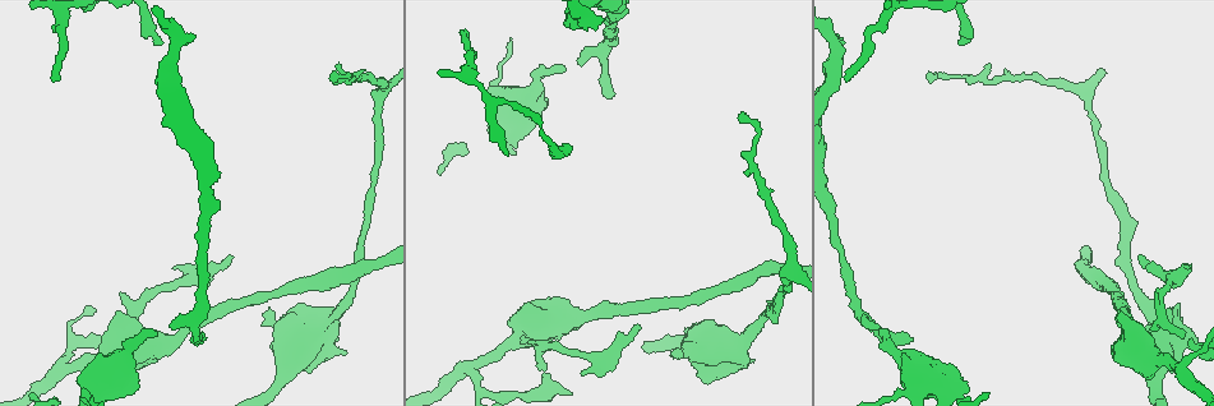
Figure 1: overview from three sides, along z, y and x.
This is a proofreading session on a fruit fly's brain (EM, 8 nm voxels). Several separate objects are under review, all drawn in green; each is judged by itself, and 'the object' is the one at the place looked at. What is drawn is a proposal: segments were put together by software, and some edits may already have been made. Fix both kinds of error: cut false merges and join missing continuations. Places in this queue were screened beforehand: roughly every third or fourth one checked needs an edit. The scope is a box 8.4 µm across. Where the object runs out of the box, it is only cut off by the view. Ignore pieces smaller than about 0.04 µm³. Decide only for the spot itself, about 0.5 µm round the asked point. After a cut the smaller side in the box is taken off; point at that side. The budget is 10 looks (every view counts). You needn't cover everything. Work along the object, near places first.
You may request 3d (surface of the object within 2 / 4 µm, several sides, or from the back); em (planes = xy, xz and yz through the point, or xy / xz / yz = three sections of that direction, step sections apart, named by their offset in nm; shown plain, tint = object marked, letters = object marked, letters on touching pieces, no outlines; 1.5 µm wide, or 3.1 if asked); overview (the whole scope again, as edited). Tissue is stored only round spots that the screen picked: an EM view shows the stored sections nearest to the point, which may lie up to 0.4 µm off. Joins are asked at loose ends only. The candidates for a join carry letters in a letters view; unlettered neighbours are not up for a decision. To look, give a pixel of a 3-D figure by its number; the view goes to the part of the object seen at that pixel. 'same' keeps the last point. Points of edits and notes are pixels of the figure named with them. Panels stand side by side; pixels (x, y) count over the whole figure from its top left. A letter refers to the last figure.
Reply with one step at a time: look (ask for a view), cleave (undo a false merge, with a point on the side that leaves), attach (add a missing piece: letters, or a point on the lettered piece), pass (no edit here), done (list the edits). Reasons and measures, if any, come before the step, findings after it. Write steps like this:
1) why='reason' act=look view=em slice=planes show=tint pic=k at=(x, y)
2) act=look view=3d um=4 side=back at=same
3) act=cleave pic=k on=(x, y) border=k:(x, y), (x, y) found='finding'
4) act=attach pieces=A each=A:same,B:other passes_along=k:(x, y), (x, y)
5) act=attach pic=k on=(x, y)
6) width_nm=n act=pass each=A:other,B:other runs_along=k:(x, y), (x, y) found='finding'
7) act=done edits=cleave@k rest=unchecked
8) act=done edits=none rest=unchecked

act=look view=em slice=yz step=8 show=tint pic=1 at=(227, 256)

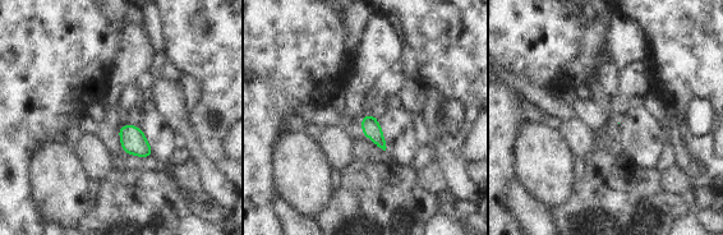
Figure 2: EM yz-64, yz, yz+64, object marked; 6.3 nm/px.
why='another direction' act=look view=em slice=planes show=letters at=same

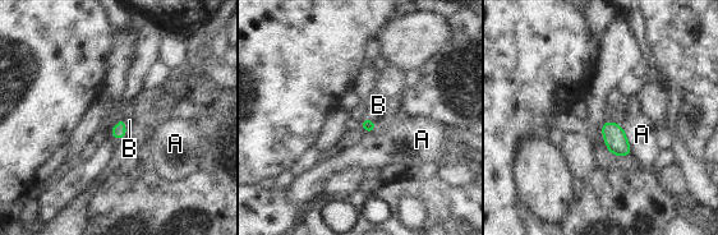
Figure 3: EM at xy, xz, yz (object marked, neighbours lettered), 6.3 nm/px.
act=attach pic=3 on=(378, 105) each=A:other,B:same passes_along=3:(367, 124), (371, 120), (378, 105) found='it goes on there'

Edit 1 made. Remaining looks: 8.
why='abrupt turn' act=look view=3d um=4 pic=1 at=(1180, 365)

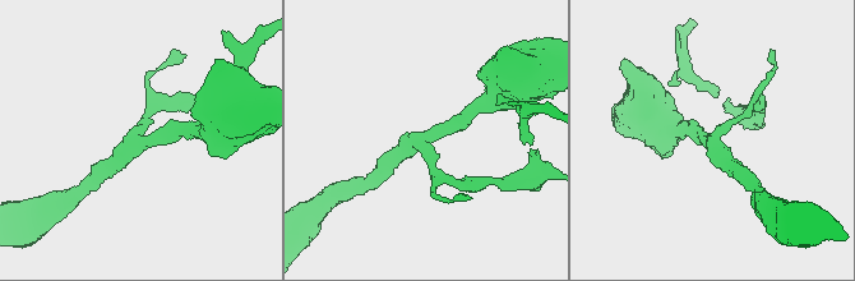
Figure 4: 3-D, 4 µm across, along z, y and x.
arms=3 why='need the tissue' act=look view=em slice=planes show=letters pic=4 at=(426, 138)

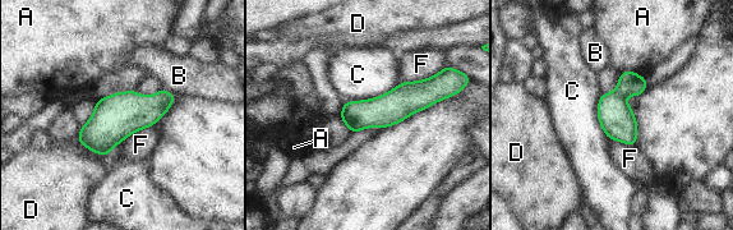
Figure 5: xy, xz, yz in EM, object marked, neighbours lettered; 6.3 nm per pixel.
act=cleave pic=5 on=(630, 83) each=A:other,B:other,C:other,D:other,F:other border=5:(613, 91), (622, 99) found='two cells meet here'

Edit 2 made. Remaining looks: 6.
act=look view=overview

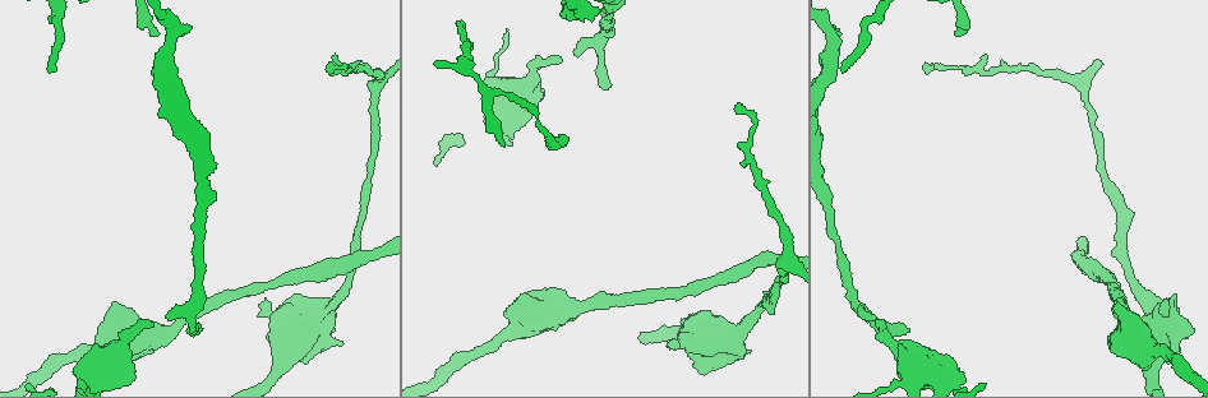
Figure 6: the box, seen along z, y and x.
why='free end' act=look view=em slice=planes show=letters pic=6 at=(876, 318)

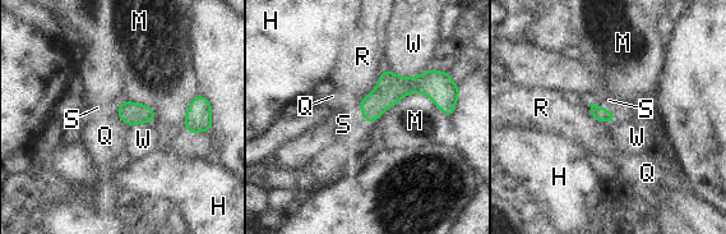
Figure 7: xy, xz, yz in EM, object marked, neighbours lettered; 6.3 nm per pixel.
act=pass each=H:other,M:other,Q:other,R:other,S:other,W:other found='no lettered piece goes on from it'

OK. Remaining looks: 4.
why='tapers out' act=look view=3d um=4 pic=6 at=(47, 71)

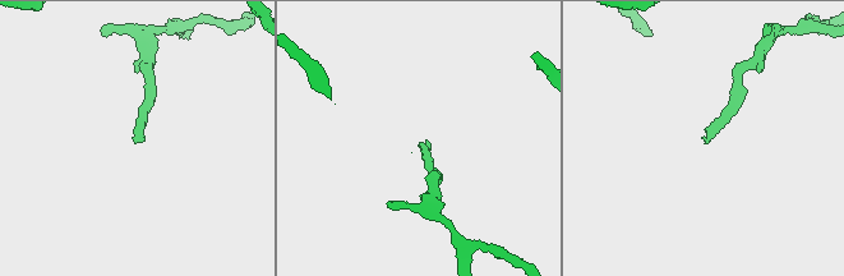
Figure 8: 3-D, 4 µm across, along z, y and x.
why='need the tissue' act=look view=em slice=planes show=tint pic=8 at=(422, 147)

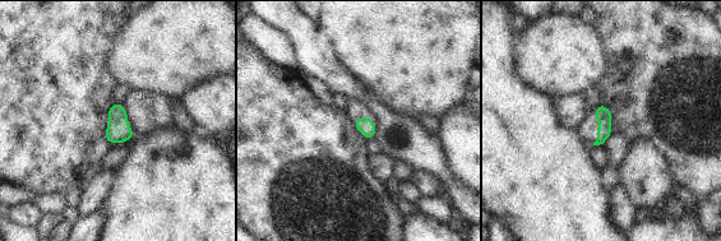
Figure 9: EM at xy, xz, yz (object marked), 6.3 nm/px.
act=look view=em slice=planes show=letters at=same

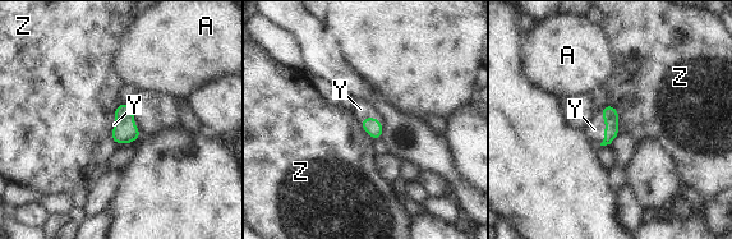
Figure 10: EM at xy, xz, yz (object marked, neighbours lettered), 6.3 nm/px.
act=attach pic=10 on=(594, 129) each=A:other,Y:same,Z:other passes_along=10:(611, 115), (606, 128), (594, 129) found='it goes on there'

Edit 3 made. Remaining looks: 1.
act=done edits=attach@3,cleave@5,attach@10 rest=unchecked

